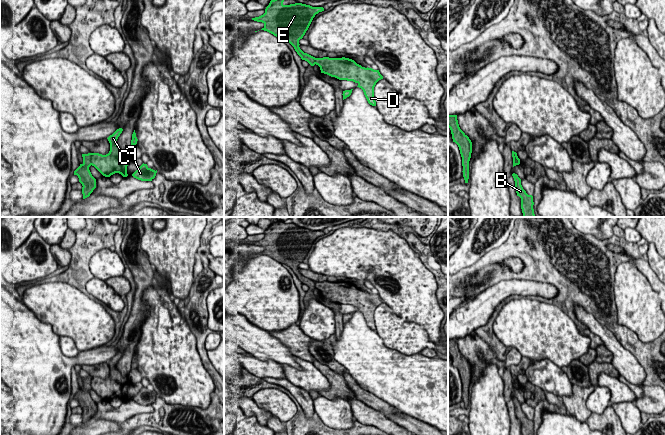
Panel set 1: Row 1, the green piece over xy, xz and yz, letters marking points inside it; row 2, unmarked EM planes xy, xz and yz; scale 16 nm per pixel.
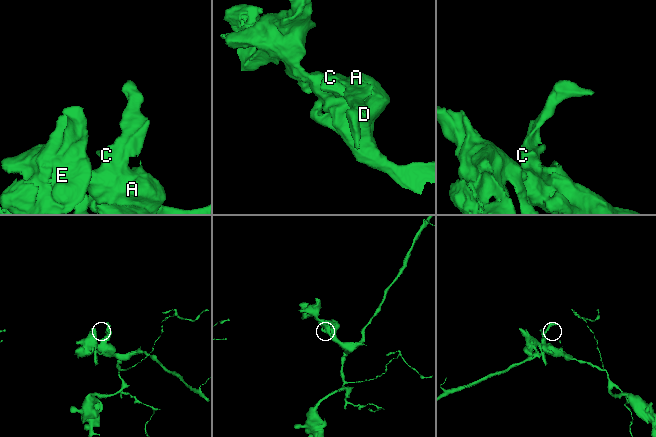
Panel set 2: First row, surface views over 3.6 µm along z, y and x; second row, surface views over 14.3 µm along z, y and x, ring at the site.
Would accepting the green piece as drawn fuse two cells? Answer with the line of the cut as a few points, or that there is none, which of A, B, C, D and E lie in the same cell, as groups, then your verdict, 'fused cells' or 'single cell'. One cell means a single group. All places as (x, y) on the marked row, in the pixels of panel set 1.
xy (92, 153), (91, 164) | A C D / B E | fused cells

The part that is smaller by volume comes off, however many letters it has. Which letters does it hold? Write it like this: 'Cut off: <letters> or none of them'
Cut off: B, E

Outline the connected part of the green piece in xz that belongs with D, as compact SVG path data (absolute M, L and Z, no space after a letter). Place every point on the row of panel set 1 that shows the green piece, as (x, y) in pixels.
M316 58L315 64L320 67L321 73L335 77L339 80L353 81L361 88L368 103L376 106L374 87L383 79L379 70L365 68L349 58Z

